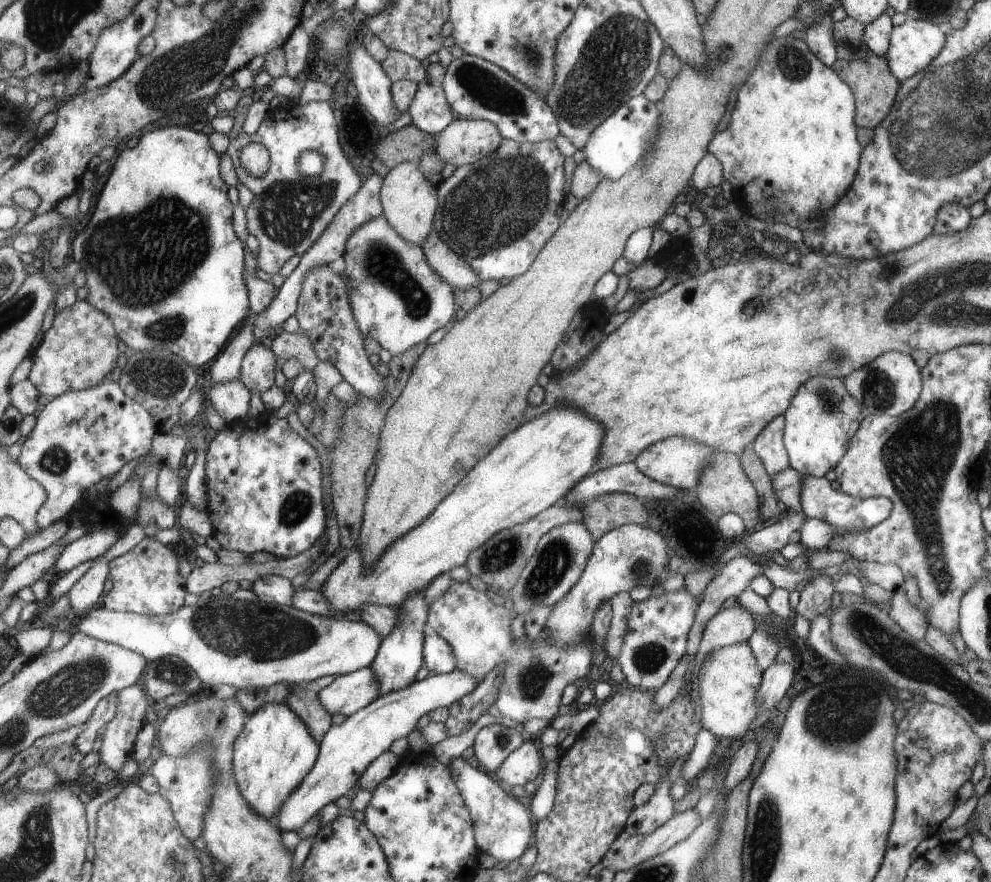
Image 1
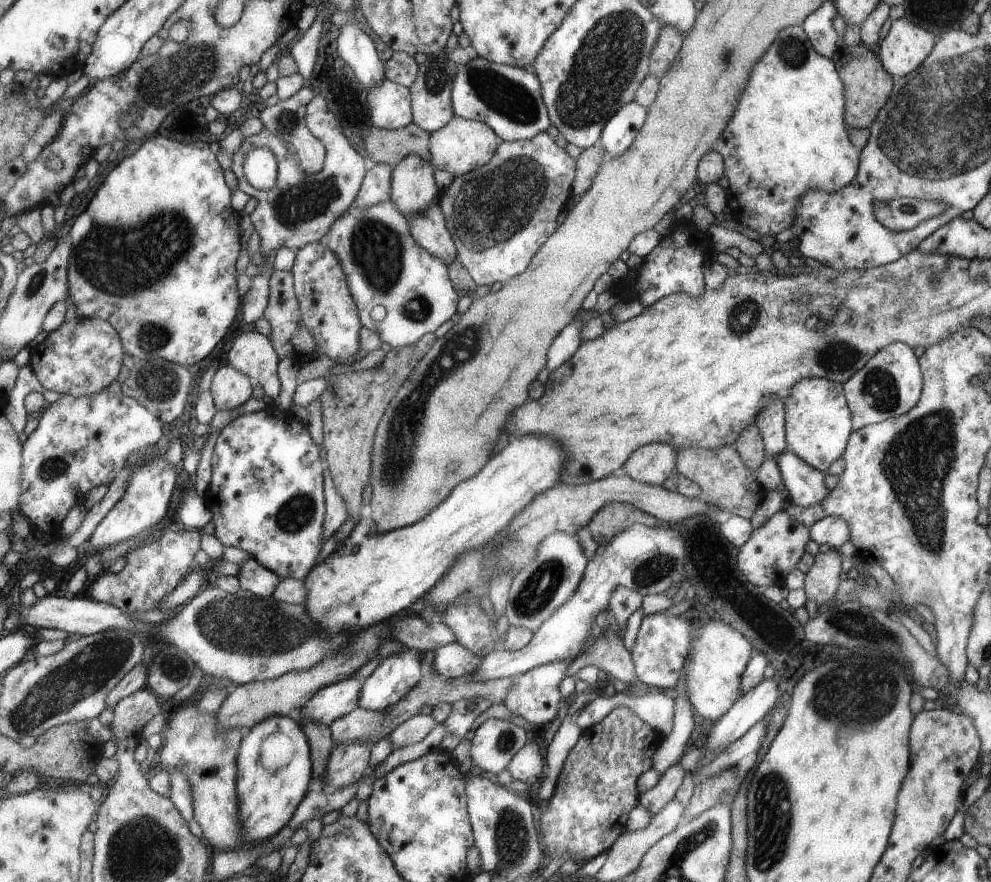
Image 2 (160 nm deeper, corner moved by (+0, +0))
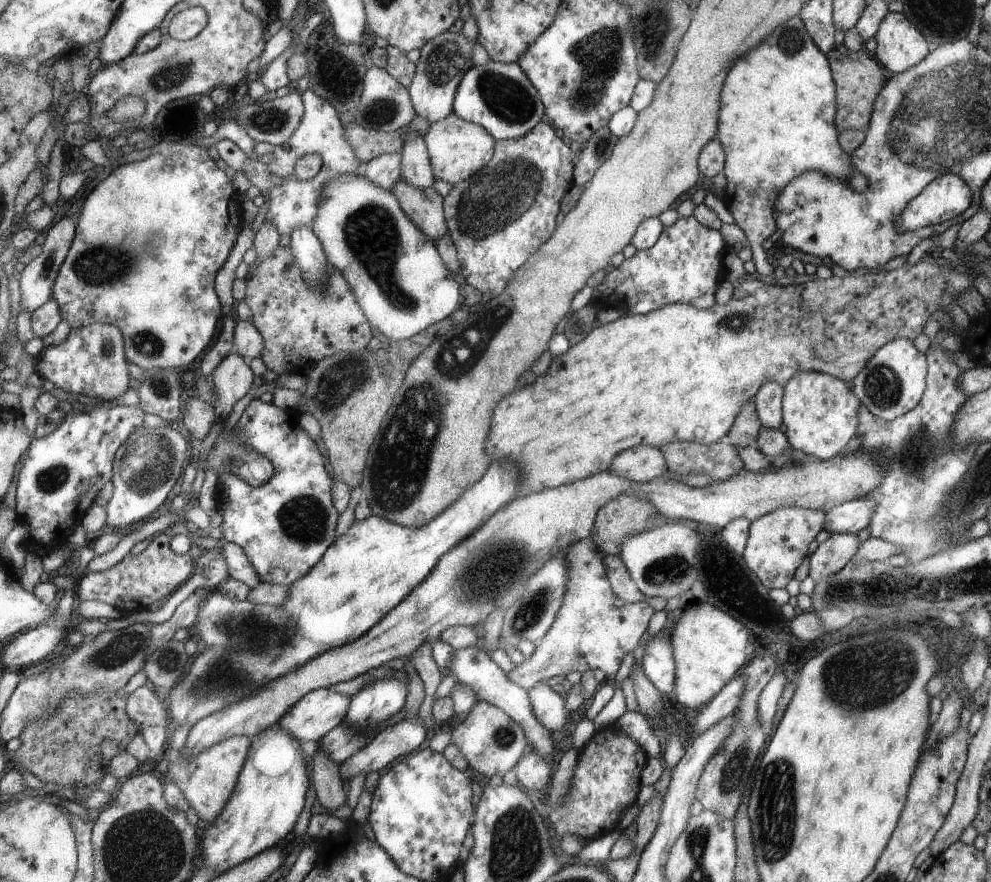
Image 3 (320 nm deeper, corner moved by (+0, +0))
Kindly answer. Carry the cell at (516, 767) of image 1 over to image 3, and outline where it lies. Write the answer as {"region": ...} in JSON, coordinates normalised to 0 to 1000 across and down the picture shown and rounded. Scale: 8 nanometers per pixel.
{"region":[[[534,850],[525,863],[521,864],[521,867],[518,867],[517,876],[526,893],[544,896],[552,895],[557,874],[558,870],[552,866],[549,859]]]}

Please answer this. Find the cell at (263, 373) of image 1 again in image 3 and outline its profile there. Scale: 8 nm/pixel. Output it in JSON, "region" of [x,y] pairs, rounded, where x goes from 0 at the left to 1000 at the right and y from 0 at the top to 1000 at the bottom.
{"region":[[[237,362],[232,400],[243,404],[251,413],[254,406],[262,404],[265,395],[266,384],[254,364]]]}

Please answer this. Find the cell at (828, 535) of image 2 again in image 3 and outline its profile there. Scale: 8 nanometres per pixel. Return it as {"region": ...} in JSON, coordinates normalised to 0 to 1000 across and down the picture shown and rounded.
{"region":[[[868,563],[842,574],[831,585],[830,600],[837,604],[865,604],[877,594],[884,569]]]}

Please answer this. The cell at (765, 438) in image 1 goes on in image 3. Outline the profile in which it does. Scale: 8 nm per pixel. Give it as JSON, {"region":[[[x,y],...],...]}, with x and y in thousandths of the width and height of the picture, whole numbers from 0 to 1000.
{"region":[[[772,432],[760,450],[760,458],[770,484],[784,485],[788,476],[788,440],[782,432]]]}

